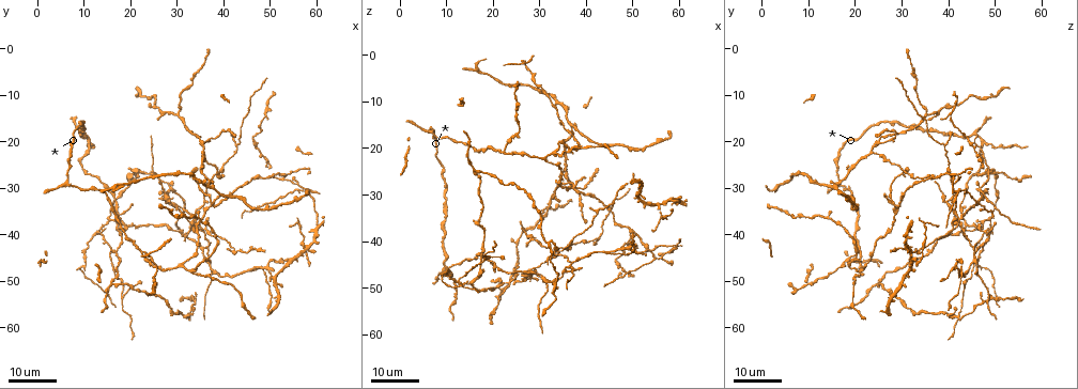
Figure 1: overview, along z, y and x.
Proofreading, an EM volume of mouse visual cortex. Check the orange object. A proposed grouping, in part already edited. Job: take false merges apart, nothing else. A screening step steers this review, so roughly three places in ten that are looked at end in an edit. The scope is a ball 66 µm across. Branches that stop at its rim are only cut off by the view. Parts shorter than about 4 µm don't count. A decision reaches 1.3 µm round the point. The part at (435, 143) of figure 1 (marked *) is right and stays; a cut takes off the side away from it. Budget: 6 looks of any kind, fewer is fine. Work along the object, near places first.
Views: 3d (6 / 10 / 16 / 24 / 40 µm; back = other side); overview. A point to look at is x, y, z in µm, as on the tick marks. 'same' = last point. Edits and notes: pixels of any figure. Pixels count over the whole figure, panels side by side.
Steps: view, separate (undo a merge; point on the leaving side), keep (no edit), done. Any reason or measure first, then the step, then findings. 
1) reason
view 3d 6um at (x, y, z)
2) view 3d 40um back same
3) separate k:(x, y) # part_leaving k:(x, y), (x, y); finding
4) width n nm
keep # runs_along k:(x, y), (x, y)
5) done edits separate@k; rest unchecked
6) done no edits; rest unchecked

three arms meet
view 3d 24um at (23.0, 43.5, 21.0)

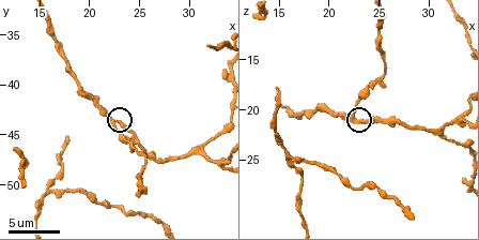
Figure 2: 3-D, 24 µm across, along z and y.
view 3d 6um at (22.4, 43.6, 20.8)

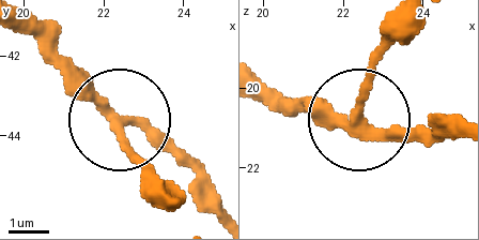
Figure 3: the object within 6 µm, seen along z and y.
other side
view 3d 6um back at (22.45, 43.75, 20.85)

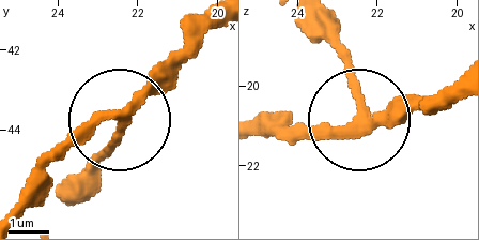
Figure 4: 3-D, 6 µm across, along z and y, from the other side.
width 250 nm
keep # runs_along 4:(458, 85), (366, 115), (335, 23); one cell here

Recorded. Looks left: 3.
three-way junction
view 3d 10um at (31.6, 46.6, 22.2)

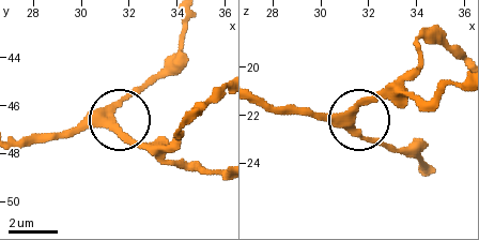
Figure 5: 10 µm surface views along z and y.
side_arm 62 um; arms 3
keep # all the same cell

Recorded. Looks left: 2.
two arms in line, one across
view 3d 24um at (45.0, 47.5, 42.5)

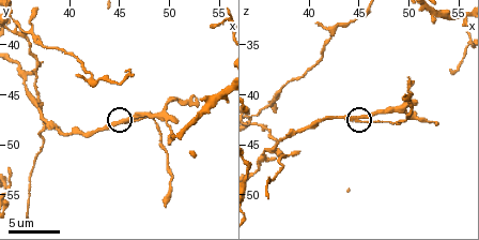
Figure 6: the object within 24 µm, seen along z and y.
view 3d 6um at (45.2, 47.8, 42.4)

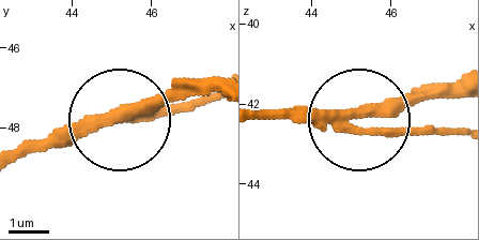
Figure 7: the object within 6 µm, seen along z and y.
arms 3
separate 7:(391, 136) # part_leaving 7:(336, 123), (364, 134), (456, 134); a second cell is stuck on

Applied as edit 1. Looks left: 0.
done edits separate@7; rest unchecked

